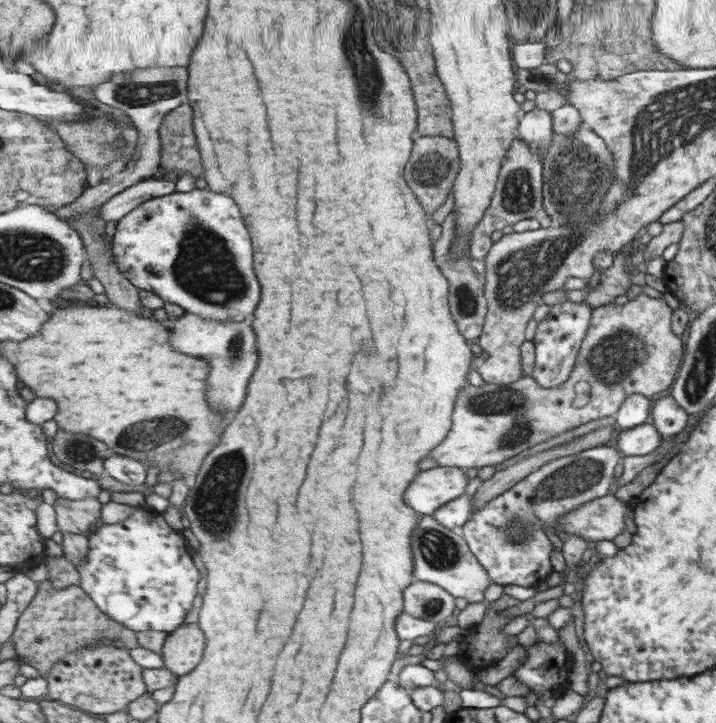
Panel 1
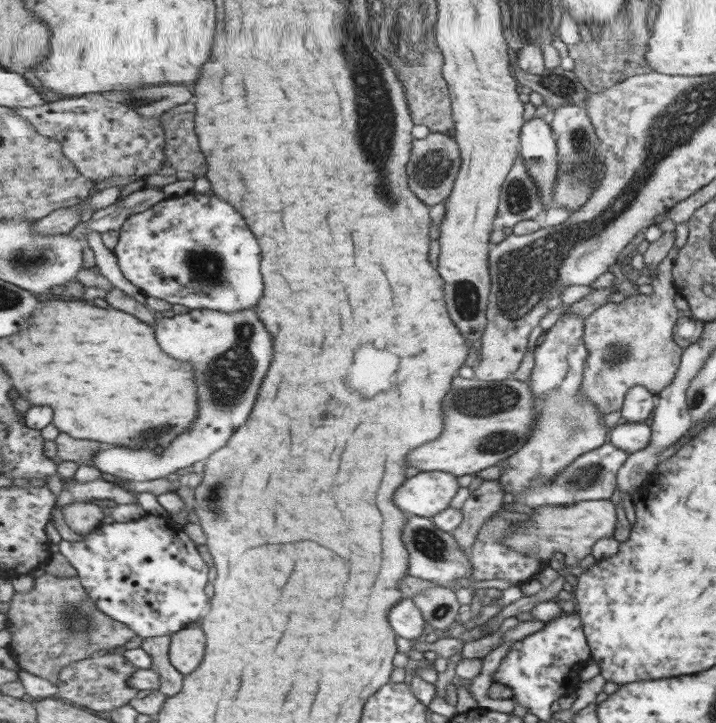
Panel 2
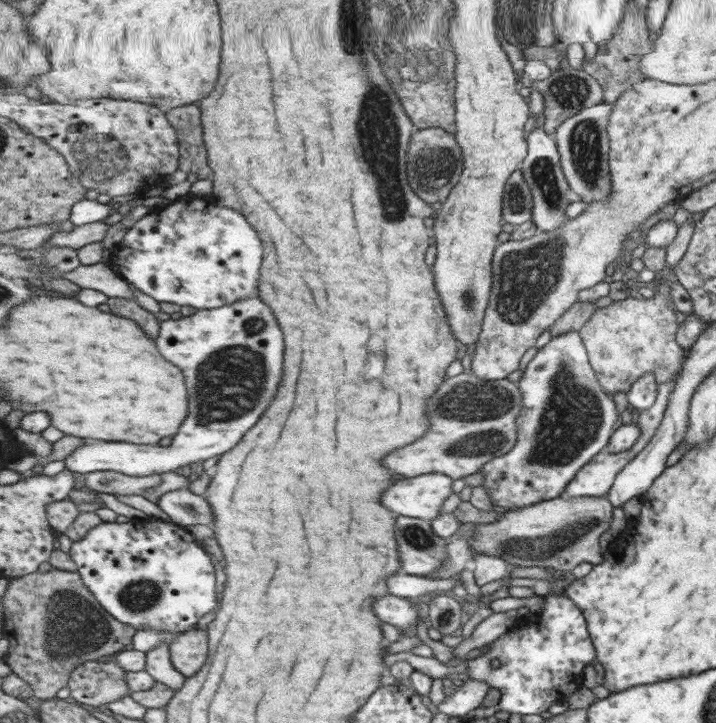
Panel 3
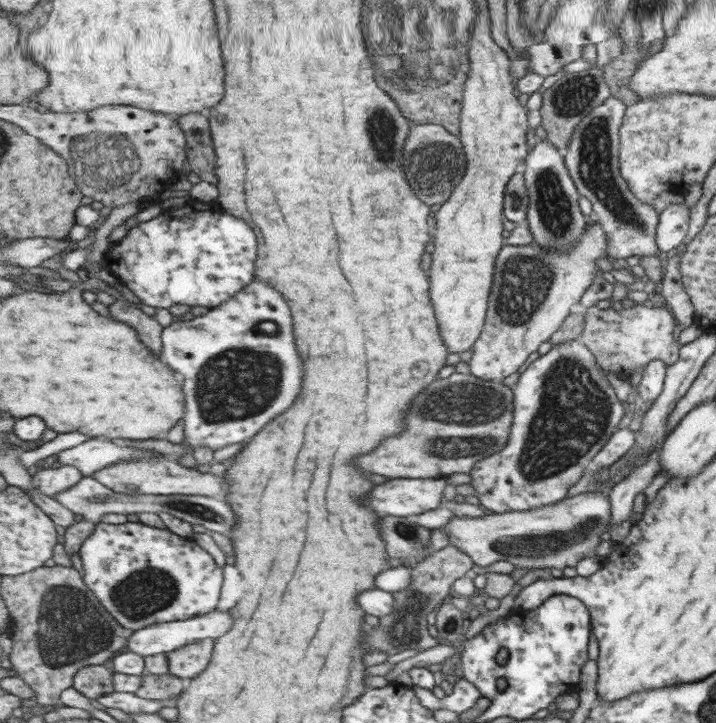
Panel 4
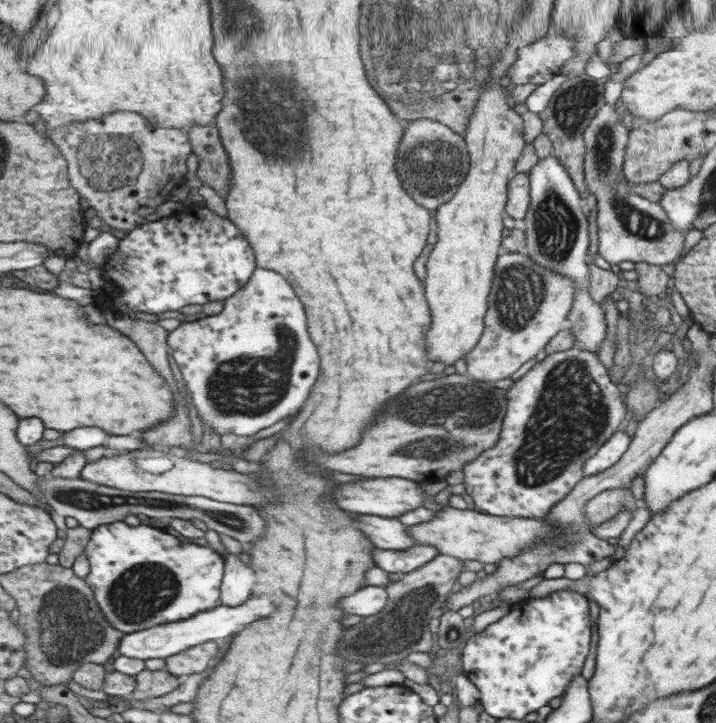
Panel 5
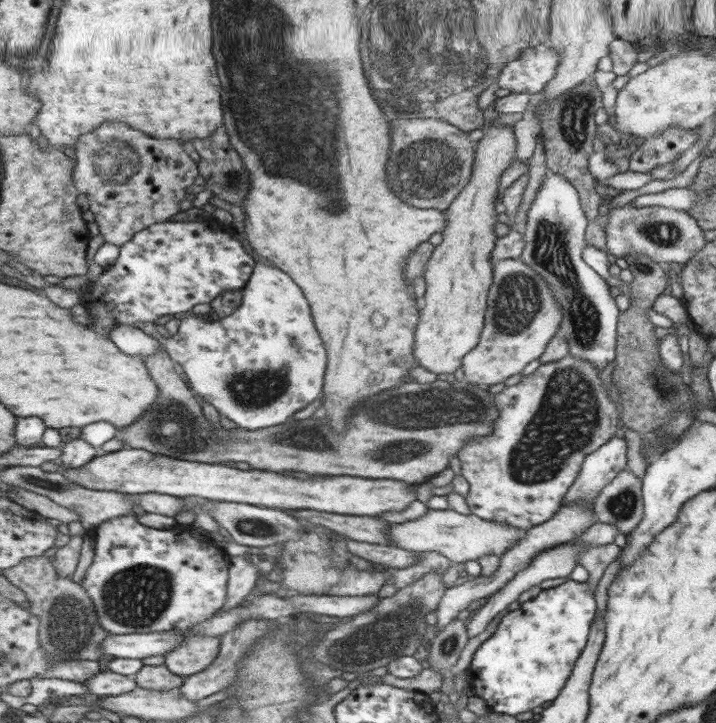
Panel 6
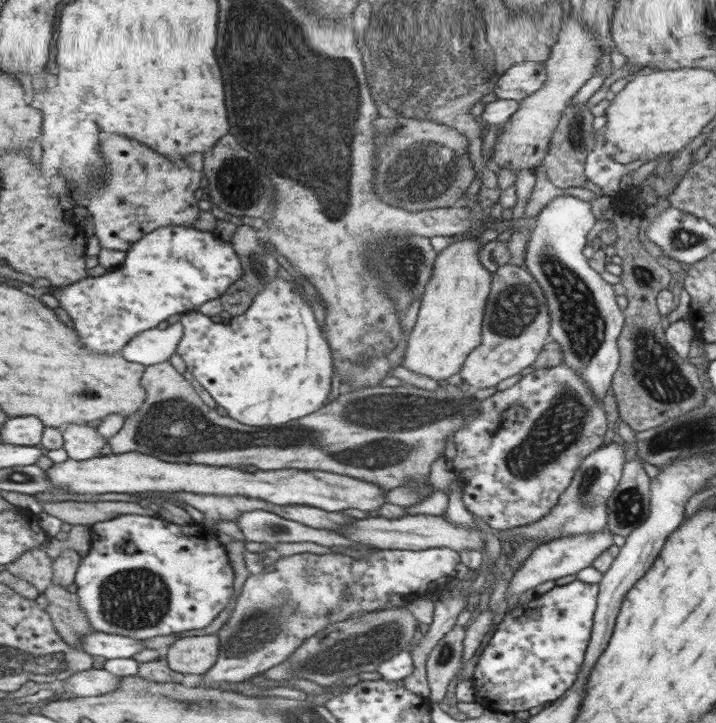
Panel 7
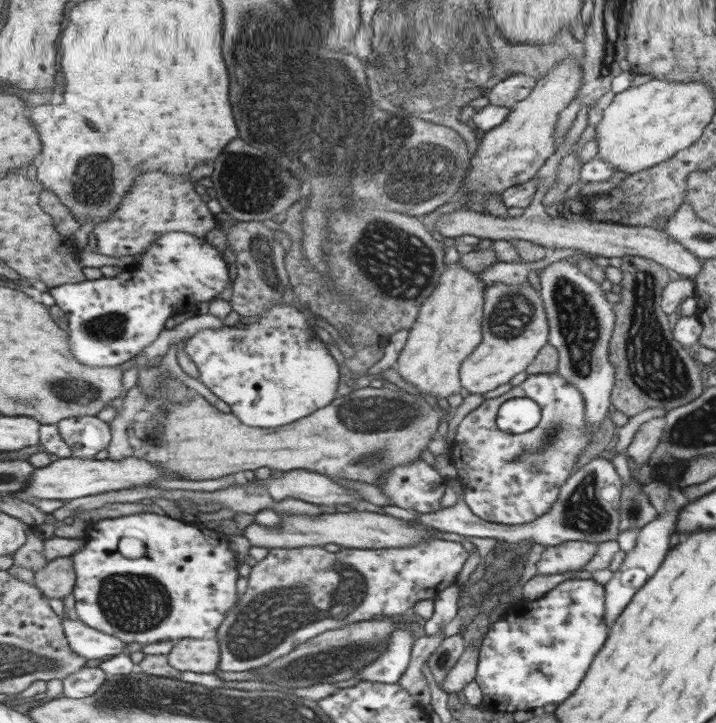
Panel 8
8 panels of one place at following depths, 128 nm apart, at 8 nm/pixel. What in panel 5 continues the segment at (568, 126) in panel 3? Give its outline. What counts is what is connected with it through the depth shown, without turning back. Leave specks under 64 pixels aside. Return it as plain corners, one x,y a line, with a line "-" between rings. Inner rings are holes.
606,103
598,109
584,130
584,180
590,194
597,198
598,255
610,264
647,262
652,265
676,263
686,248
685,234
673,230
660,203
632,193
630,182
622,180
628,129
622,124
617,104

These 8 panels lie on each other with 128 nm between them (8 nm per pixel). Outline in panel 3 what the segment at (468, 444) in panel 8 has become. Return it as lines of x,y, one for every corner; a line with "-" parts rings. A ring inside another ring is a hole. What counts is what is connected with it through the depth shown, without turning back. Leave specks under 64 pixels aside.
566,331
553,336
544,348
538,350
538,354
528,363
522,378
516,382
524,401
524,410
517,419
517,444
504,455
490,460
480,470
484,476
482,487
487,490
494,505
514,510
558,498
566,491
570,482
577,478
578,471
608,446
608,438
613,436
618,412
610,393
598,381
584,345
579,331

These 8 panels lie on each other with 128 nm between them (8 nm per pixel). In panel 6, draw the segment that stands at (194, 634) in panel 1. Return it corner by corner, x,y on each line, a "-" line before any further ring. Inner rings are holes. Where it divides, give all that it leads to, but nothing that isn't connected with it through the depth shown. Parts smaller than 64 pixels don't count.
193,636
174,652
167,653
167,665
180,676
197,675
213,666
221,654
222,644
222,636

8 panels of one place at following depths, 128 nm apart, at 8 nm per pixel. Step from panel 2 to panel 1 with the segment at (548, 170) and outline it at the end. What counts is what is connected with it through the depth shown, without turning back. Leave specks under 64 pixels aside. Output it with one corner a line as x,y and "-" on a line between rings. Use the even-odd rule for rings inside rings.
538,108
526,112
525,118
521,120
518,138
526,143
534,143
534,147
538,147
540,156
544,156
553,144
552,113

